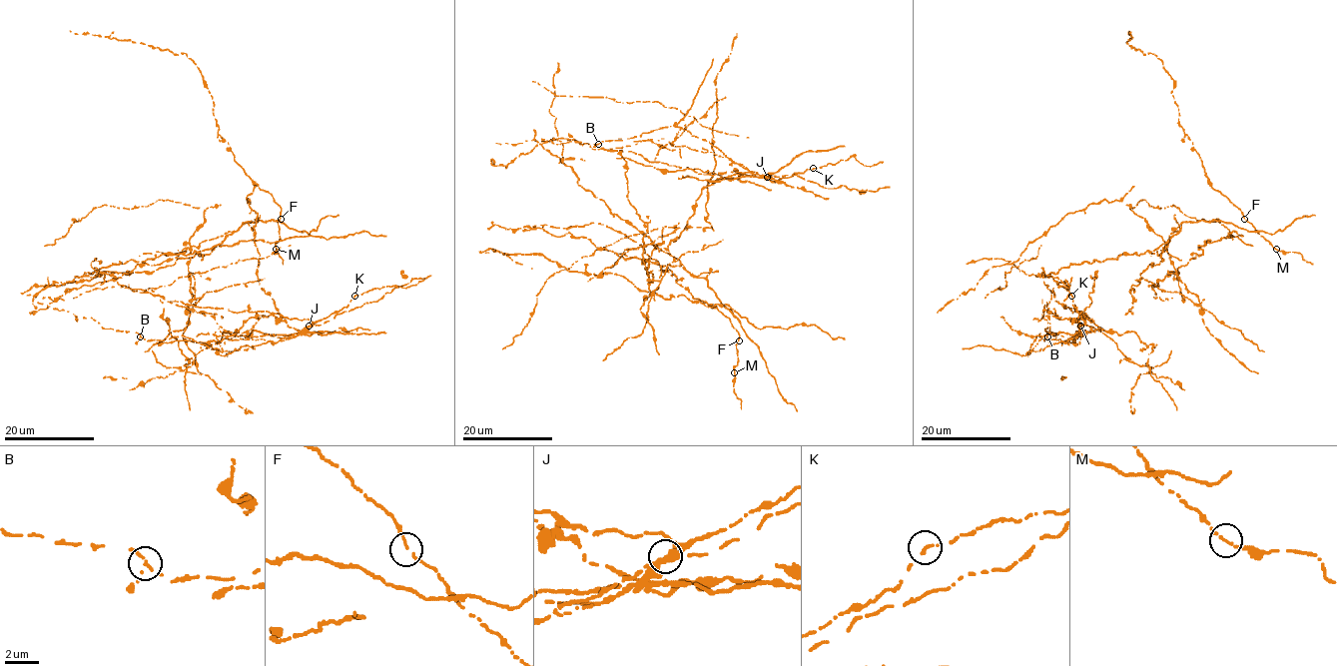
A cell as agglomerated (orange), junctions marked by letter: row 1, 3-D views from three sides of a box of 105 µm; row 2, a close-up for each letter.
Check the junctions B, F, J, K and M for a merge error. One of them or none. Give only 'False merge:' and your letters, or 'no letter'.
False merge: J

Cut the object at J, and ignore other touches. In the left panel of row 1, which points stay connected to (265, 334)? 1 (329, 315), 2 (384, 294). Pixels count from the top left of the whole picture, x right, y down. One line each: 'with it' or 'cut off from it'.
1: cut off from it
2: with it

